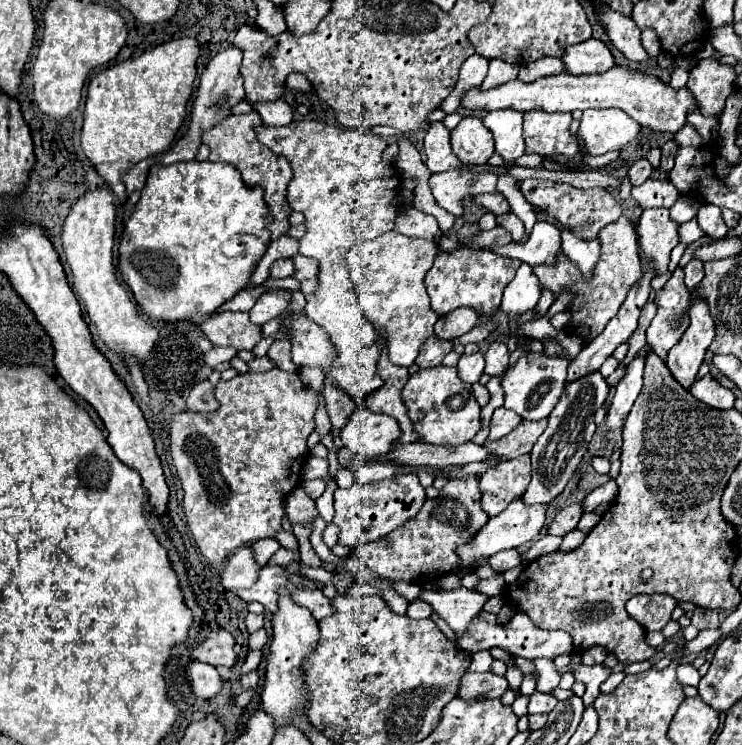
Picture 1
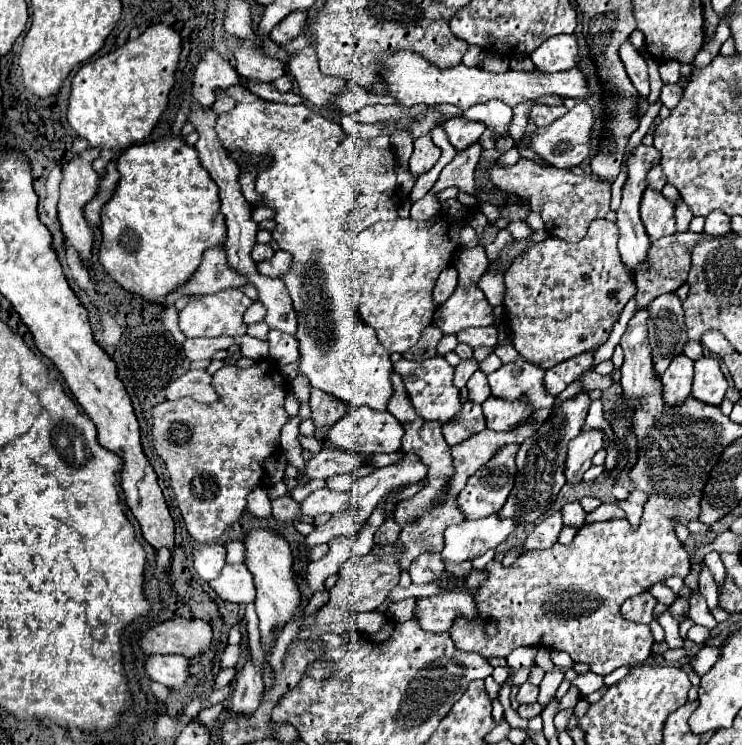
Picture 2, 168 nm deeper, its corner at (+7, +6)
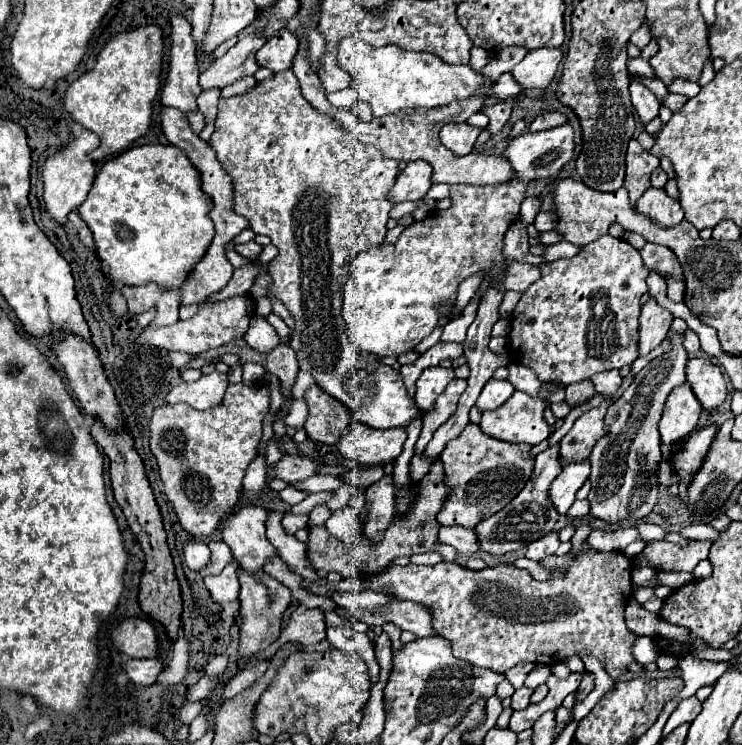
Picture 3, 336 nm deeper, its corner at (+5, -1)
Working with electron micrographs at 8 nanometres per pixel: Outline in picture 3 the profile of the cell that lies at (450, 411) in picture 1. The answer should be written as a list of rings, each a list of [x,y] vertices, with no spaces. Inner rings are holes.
[[[425,368],[423,374],[417,380],[417,390],[415,390],[415,402],[421,406],[425,412],[433,406],[433,400],[445,390],[445,386],[453,380],[453,368]]]

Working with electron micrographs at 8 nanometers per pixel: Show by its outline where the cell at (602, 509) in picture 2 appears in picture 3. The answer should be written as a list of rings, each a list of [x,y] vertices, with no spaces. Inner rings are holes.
[[[639,522],[637,524],[637,530],[641,534],[641,538],[645,542],[651,542],[651,540],[663,540],[665,538],[665,530],[661,526],[653,526],[653,524],[647,524],[647,522]]]

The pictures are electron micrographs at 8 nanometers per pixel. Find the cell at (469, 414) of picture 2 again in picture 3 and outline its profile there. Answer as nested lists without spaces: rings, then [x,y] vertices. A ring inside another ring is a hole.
[[[469,424],[469,428],[465,428],[457,440],[451,440],[445,446],[441,462],[445,468],[445,484],[451,488],[441,510],[437,512],[437,522],[441,526],[457,524],[463,528],[475,528],[475,524],[509,504],[513,496],[525,488],[533,474],[531,444],[509,444],[493,440],[491,436],[485,436],[475,424]]]

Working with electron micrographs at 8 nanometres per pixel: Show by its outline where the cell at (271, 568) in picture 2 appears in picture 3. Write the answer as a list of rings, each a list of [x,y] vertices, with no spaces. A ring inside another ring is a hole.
[[[237,506],[221,522],[223,542],[231,548],[233,558],[247,572],[255,574],[267,558],[277,556],[277,550],[265,536],[267,510],[263,506]]]

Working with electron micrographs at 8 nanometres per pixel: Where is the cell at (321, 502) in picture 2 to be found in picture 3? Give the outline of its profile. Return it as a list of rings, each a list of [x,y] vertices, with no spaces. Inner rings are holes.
[[[285,514],[283,516],[283,528],[287,534],[295,534],[299,528],[305,528],[307,526],[307,520],[309,516],[293,516],[293,514]]]

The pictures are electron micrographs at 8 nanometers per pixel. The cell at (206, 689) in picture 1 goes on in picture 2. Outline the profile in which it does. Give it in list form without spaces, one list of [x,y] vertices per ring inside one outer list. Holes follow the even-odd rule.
[[[151,655],[145,663],[145,669],[153,681],[171,689],[179,689],[189,681],[189,667],[191,663],[183,655]]]

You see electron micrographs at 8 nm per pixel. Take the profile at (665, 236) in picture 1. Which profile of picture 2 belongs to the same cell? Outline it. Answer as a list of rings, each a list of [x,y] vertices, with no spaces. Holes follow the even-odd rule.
[[[645,189],[641,199],[641,221],[651,241],[675,233],[675,213],[673,205],[653,189]]]

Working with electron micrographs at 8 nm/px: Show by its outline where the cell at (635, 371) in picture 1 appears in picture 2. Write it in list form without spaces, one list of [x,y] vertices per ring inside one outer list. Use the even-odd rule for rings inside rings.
[[[603,429],[583,431],[575,441],[571,441],[571,449],[567,451],[567,481],[579,481],[583,477],[591,467],[593,455],[603,447],[603,443]]]

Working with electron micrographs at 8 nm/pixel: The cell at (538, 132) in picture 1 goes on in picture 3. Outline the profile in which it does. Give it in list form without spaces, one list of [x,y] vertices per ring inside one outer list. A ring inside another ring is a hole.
[[[545,112],[543,116],[537,116],[529,128],[533,132],[539,132],[539,130],[551,130],[551,128],[563,126],[565,122],[567,122],[567,118],[561,112]]]

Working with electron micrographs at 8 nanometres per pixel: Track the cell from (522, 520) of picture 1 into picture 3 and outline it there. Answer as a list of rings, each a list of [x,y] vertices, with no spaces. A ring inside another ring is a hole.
[[[443,526],[439,530],[439,542],[453,546],[457,552],[461,552],[465,556],[479,554],[477,534],[471,528],[465,530],[465,528],[457,528],[457,526]]]

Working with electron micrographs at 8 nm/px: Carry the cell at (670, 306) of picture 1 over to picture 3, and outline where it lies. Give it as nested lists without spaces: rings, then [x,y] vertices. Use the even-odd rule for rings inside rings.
[[[677,334],[673,336],[673,350],[663,358],[651,360],[639,374],[635,374],[629,388],[609,408],[605,416],[605,428],[609,428],[609,432],[595,444],[589,456],[589,516],[599,518],[607,524],[615,524],[639,522],[651,514],[653,506],[659,500],[657,470],[659,462],[663,460],[657,424],[667,396],[673,388],[685,382],[685,362],[687,352],[683,348],[681,334]]]

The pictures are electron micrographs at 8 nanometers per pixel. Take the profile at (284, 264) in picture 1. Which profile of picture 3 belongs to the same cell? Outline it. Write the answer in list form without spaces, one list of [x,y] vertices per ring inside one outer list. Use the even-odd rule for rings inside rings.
[[[245,242],[245,244],[237,244],[237,246],[233,246],[235,248],[235,252],[239,252],[243,258],[249,258],[249,260],[253,260],[253,262],[257,262],[257,256],[259,256],[259,252],[261,252],[261,246],[257,244],[257,242]]]

